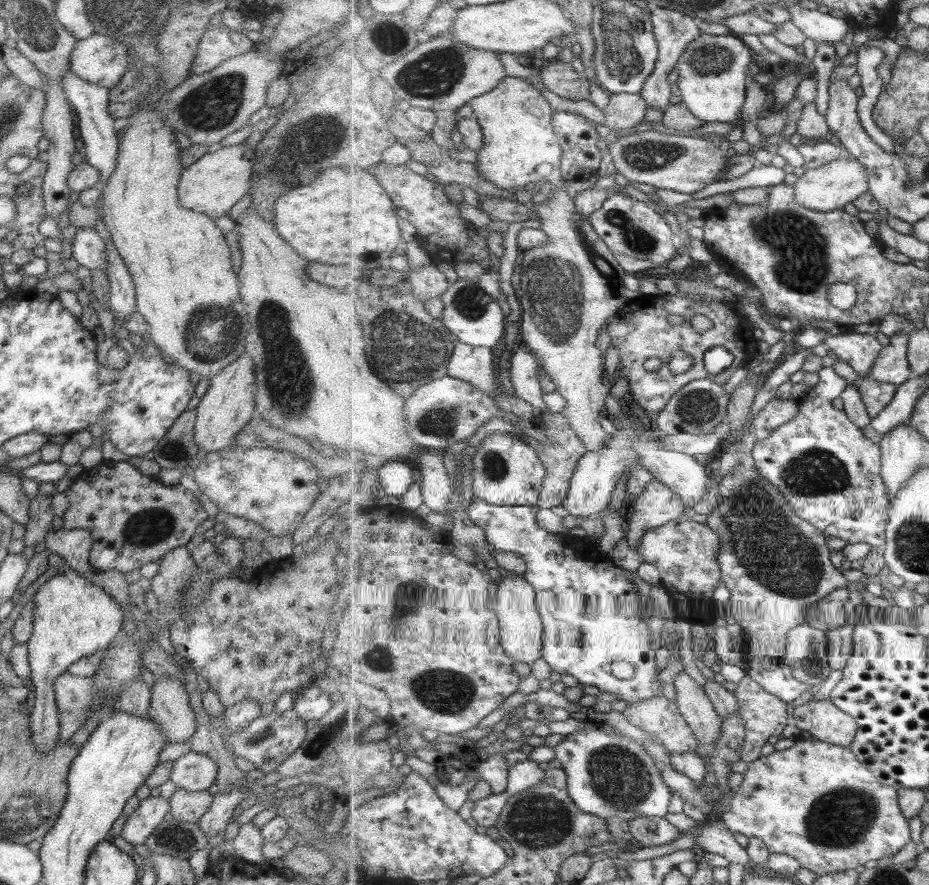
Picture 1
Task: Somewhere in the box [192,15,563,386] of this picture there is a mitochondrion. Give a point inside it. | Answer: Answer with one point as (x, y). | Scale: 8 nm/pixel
(318, 146)

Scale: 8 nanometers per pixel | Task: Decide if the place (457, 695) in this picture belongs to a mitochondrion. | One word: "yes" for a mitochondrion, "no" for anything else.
yes

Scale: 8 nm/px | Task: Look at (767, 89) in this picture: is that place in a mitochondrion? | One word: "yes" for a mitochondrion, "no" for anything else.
no

